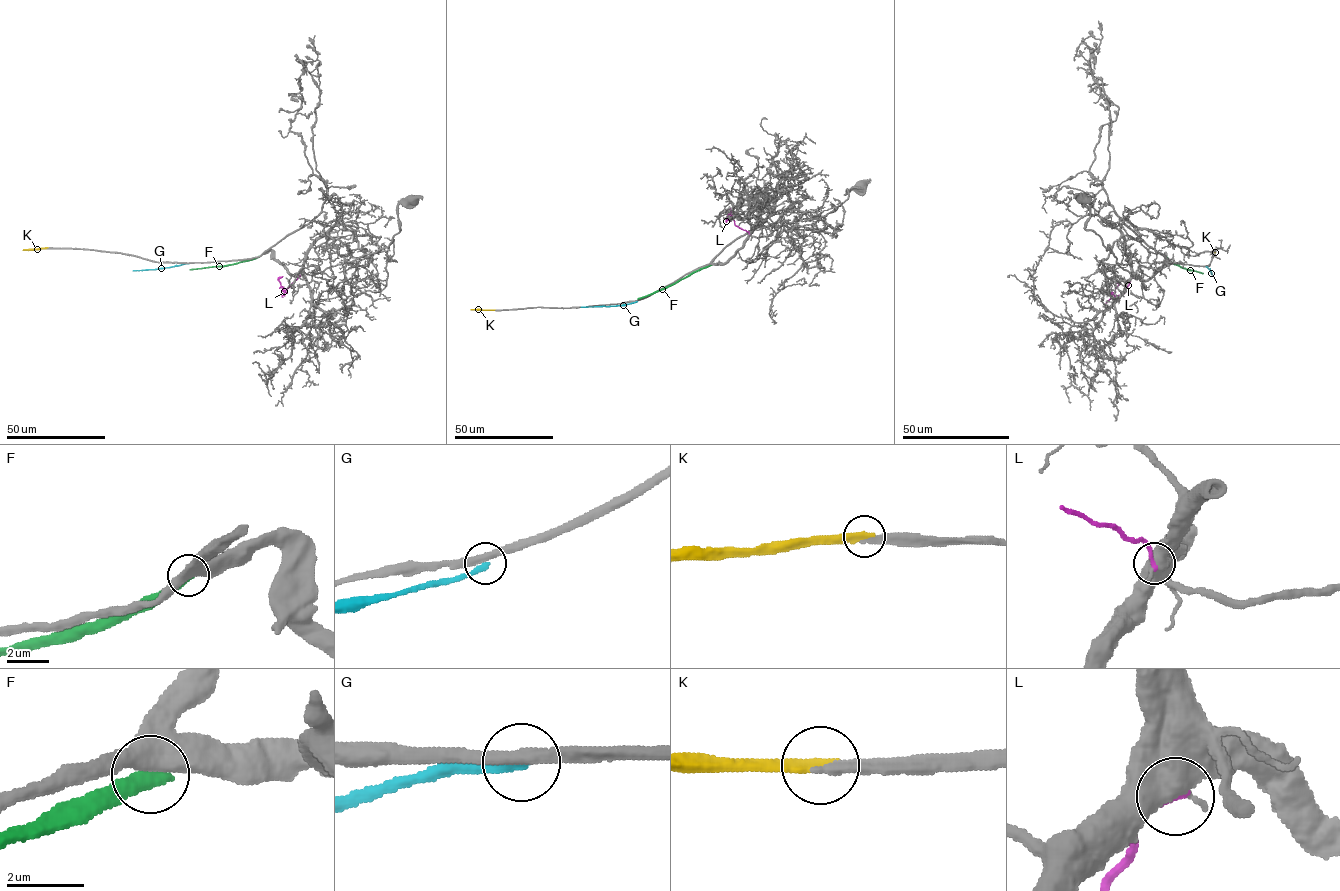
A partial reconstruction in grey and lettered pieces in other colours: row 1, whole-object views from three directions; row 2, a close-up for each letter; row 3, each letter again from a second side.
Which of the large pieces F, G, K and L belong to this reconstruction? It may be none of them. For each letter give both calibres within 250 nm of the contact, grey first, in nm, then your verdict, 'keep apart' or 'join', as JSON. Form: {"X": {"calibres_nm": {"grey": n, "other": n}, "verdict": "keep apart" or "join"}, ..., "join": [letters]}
{"F": {"calibres_nm": {"grey": 500, "other": 440}, "verdict": "keep apart"}, "G": {"calibres_nm": {"grey": 340, "other": 260}, "verdict": "keep apart"}, "K": {"calibres_nm": {"grey": 320, "other": 360}, "verdict": "join"}, "L": {"calibres_nm": {"grey": 800, "other": 190}, "verdict": "keep apart"}, "join": ["K"]}

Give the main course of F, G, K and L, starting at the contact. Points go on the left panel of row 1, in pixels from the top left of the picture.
F: (262, 254), (224, 266), (190, 269)
G: (189, 263), (132, 271)
K: (47, 247), (22, 250)
L: (301, 274), (283, 291), (278, 280), (282, 276)

